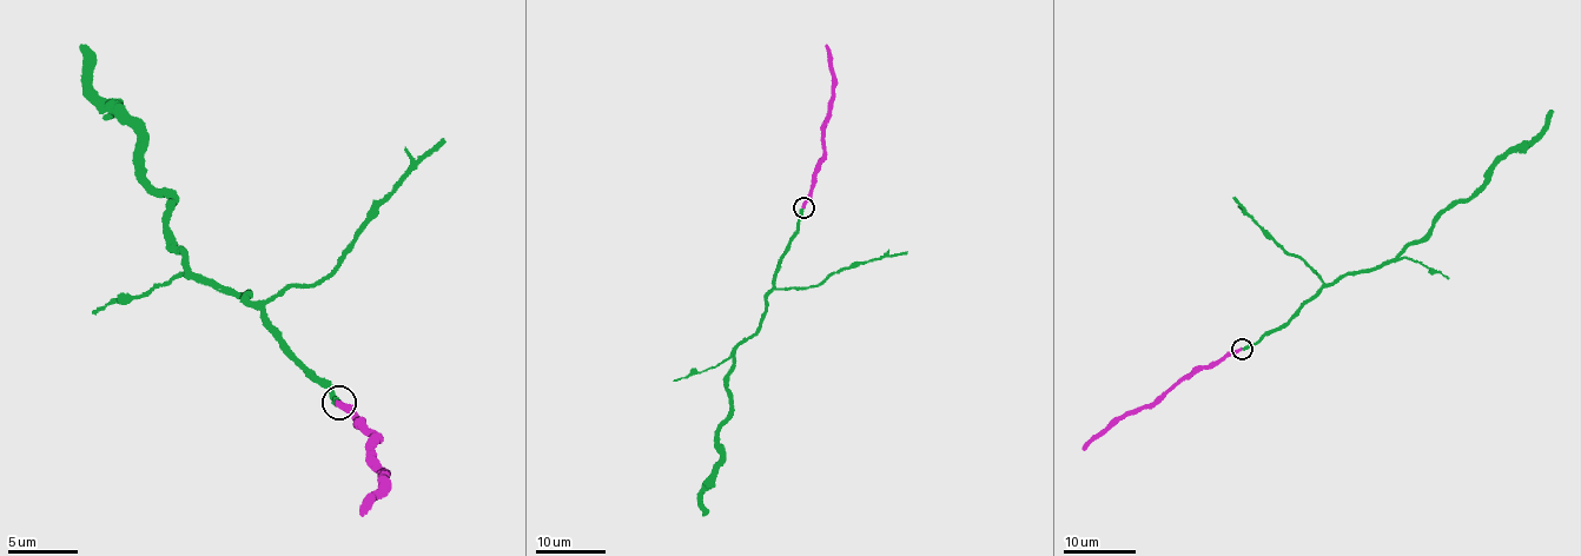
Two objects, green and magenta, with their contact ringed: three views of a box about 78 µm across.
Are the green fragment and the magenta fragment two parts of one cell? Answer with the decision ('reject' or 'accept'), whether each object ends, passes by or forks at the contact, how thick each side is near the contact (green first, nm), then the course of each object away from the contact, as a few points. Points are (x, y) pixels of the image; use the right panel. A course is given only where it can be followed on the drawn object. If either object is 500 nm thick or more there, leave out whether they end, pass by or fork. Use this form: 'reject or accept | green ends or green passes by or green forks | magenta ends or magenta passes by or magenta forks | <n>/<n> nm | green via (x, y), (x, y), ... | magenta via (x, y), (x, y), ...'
accept | green ends | magenta ends | 340/360 nm | green via (1243, 348), (1316, 291), (1380, 269), (1426, 237), (1441, 213), (1477, 190), (1489, 167), (1537, 136), (1550, 110) | magenta via (1241, 348), (1184, 379), (1146, 405), (1122, 415), (1082, 449)

